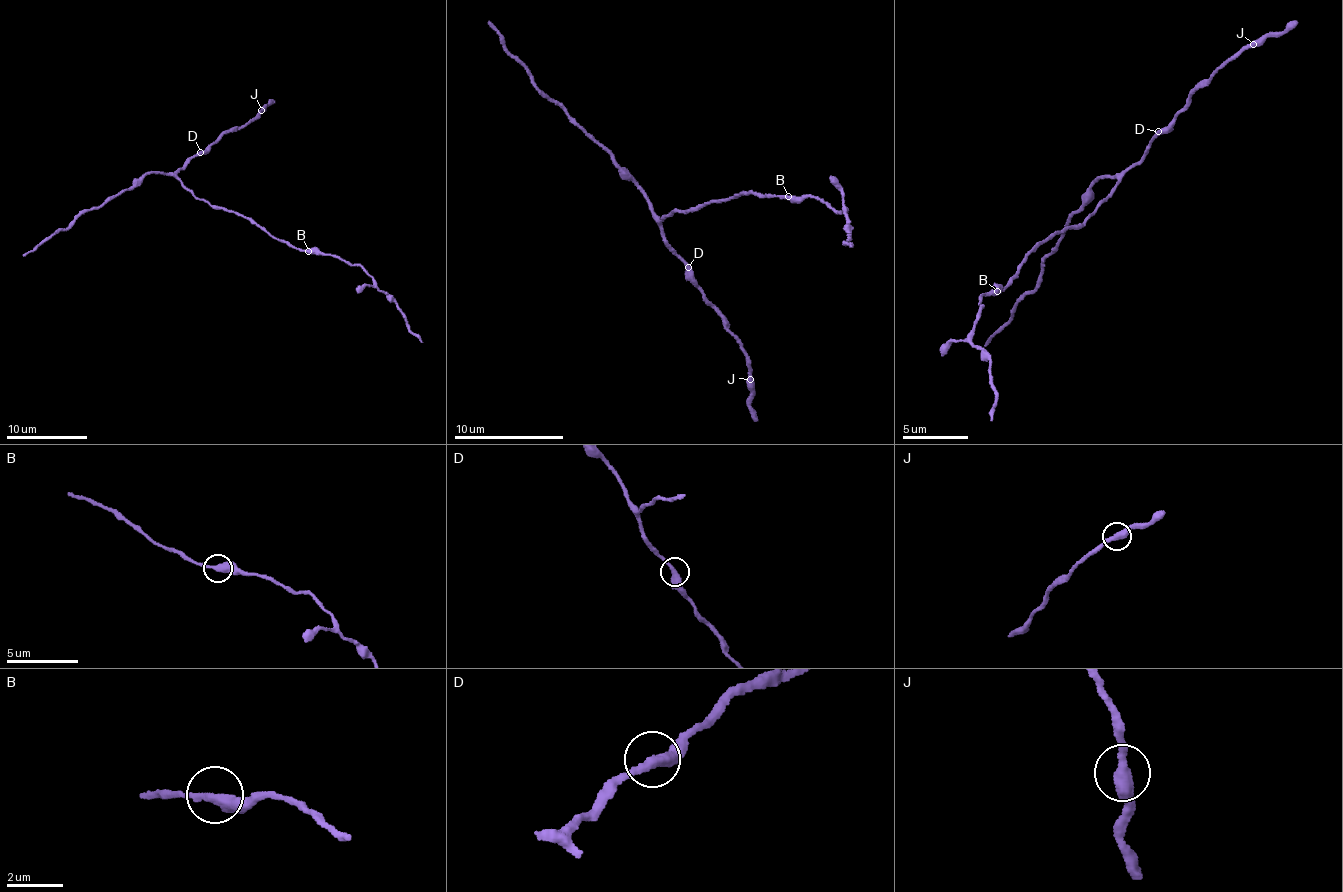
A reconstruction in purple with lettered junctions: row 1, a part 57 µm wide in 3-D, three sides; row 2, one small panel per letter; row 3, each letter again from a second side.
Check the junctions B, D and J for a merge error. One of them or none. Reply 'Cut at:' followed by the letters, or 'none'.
Cut at: none

